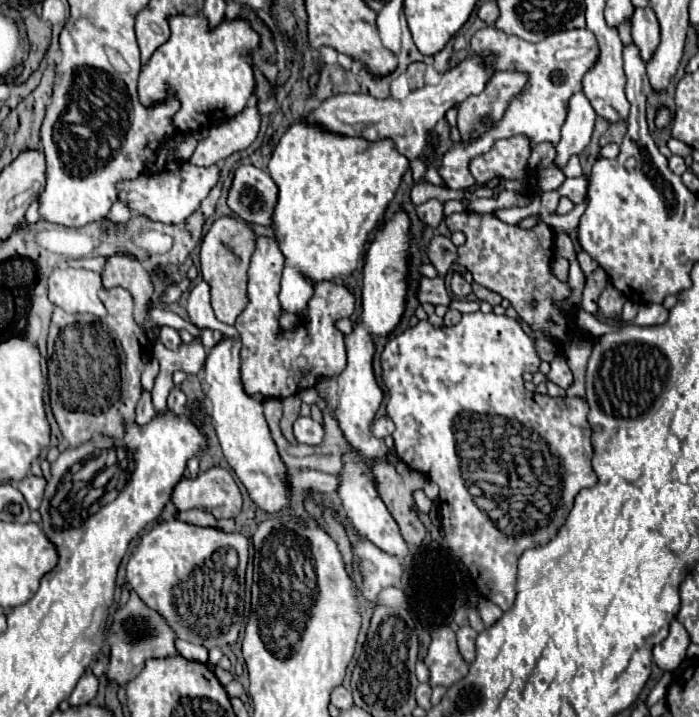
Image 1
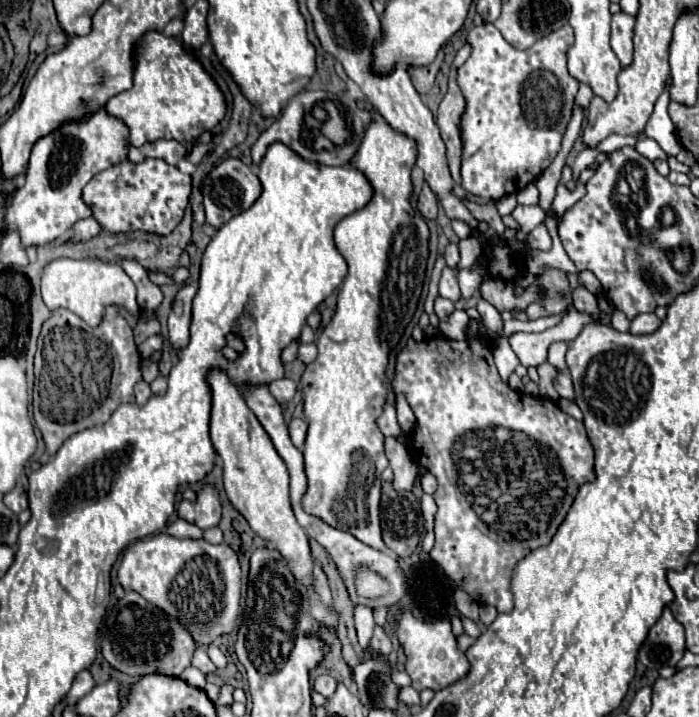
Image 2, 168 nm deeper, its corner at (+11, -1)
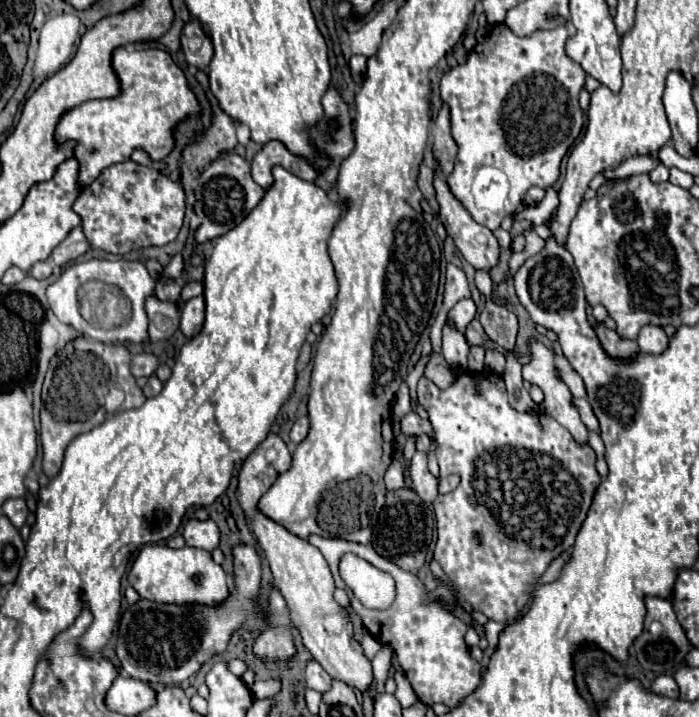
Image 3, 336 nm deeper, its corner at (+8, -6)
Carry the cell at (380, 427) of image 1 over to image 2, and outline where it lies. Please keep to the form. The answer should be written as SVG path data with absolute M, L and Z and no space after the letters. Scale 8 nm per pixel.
M386 403L386 405L384 405L384 411L382 411L382 415L378 417L376 425L380 427L380 431L382 431L386 437L388 437L388 435L392 435L392 437L400 437L400 435L402 435L400 427L398 427L398 421L396 421L396 409L394 409L392 403Z

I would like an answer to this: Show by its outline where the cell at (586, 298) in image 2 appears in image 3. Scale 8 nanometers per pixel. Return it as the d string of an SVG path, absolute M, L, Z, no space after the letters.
M603 322L597 324L597 336L599 336L599 342L603 344L603 350L611 358L627 360L627 358L633 358L635 354L639 354L639 346L635 340L623 340L617 332L605 328Z

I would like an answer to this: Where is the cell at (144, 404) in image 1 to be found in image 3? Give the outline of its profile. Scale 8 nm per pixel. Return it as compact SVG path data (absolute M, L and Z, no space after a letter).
M153 374L153 376L149 376L149 380L147 380L147 384L145 384L145 388L143 388L143 394L149 398L149 396L157 396L159 392L161 392L161 388L163 388L163 382Z

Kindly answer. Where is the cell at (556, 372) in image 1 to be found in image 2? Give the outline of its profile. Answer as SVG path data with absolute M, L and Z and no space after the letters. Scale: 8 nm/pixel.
M558 373L554 377L554 387L560 397L564 399L574 399L574 389L572 389L572 379L568 373Z

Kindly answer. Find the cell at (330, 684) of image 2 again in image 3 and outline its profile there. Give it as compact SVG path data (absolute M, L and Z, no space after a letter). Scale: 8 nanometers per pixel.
M309 660L307 668L305 668L305 680L307 686L317 690L317 692L327 692L331 688L331 676L321 668L321 664L317 660Z

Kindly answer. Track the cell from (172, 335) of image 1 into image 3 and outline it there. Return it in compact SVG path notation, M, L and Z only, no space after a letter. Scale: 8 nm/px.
M145 352L143 354L137 354L131 360L131 374L135 378L151 376L157 370L157 364L159 364L159 360L153 354L145 354Z

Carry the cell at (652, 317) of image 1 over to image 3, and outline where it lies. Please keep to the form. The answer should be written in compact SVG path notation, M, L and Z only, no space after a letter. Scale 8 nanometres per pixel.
M649 324L649 326L641 328L637 342L639 342L641 352L645 352L645 354L661 354L661 352L667 350L669 338L667 338L667 334L663 332L663 328Z

